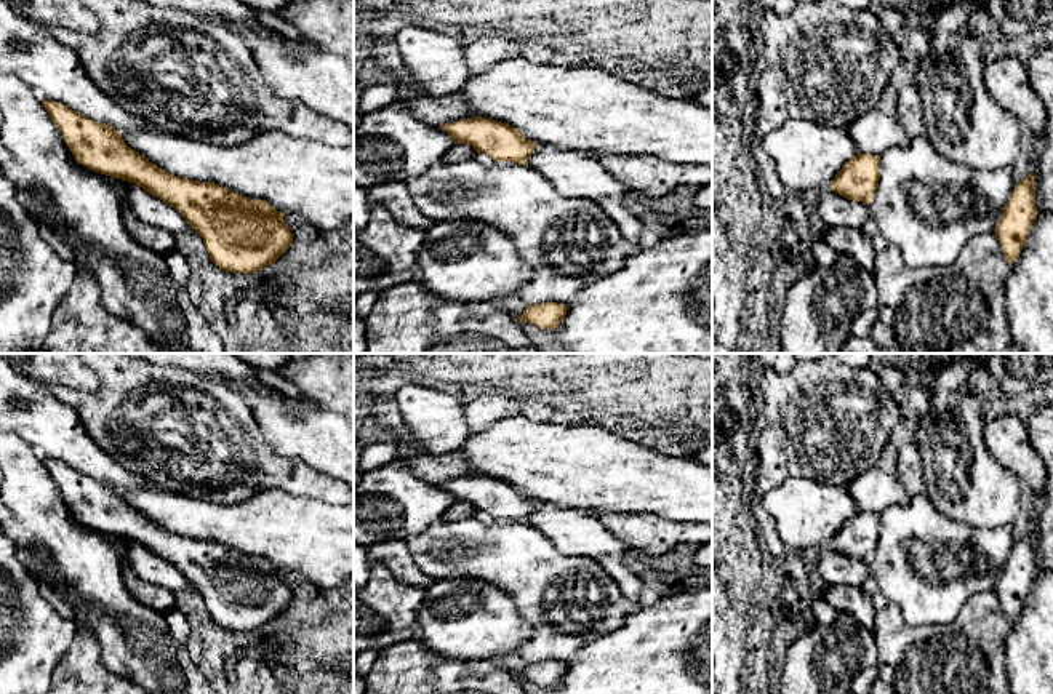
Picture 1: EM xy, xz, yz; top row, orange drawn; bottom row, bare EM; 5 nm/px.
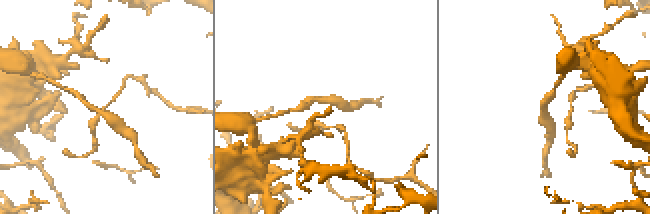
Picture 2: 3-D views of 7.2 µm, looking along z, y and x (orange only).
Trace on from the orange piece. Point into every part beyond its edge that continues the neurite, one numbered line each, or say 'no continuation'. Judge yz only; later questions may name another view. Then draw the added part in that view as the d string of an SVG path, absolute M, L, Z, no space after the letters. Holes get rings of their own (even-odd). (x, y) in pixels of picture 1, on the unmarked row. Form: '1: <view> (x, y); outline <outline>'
no continuation

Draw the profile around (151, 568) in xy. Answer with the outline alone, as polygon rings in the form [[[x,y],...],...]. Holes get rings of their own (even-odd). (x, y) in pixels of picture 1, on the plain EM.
[[[96,529],[93,531],[102,536],[114,548],[125,547],[128,566],[147,584],[160,585],[173,593],[182,592],[190,585],[179,569],[142,545]]]

